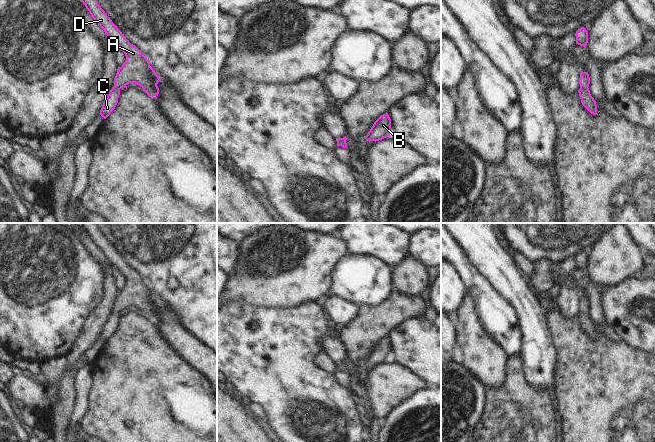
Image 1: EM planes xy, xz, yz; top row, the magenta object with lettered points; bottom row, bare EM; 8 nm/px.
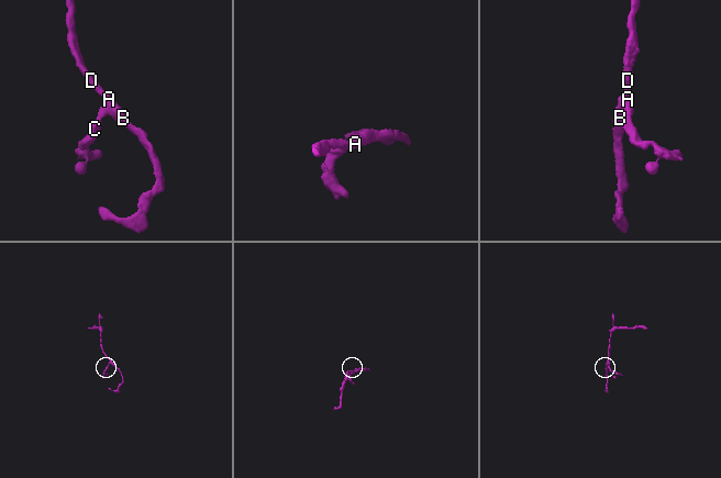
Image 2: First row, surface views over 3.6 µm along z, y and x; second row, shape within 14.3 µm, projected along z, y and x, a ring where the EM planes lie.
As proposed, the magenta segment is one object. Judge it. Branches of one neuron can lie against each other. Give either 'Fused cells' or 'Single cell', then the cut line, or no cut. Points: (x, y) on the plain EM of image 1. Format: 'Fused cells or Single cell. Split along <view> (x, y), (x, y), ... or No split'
Single cell. No split.

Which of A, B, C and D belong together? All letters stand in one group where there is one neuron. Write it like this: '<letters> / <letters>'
A B C D

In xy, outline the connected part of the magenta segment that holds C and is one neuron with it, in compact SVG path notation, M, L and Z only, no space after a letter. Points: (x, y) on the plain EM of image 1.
M80 223L80 225L85 229L94 245L104 254L107 261L120 271L126 280L125 286L118 292L114 310L103 326L100 339L104 343L110 339L118 327L120 313L129 307L139 309L149 321L158 320L157 308L161 303L150 290L146 280L125 262L95 223Z

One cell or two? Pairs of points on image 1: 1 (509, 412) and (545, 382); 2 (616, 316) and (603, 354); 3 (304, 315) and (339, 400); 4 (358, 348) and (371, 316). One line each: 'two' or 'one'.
1: two
2: two
3: one
4: one

